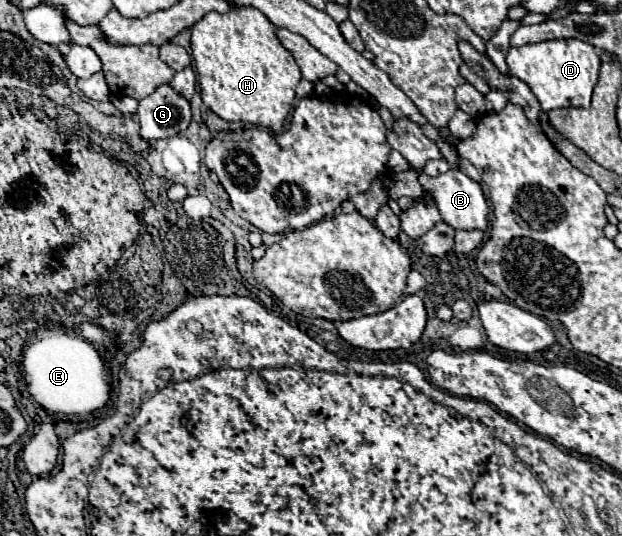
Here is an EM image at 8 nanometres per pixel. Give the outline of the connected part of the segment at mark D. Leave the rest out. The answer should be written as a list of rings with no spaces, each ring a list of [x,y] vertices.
[[[575,38],[549,40],[549,42],[511,48],[507,54],[507,64],[511,74],[531,88],[543,112],[567,106],[587,108],[591,104],[591,92],[597,84],[601,68],[601,60],[595,48]]]

